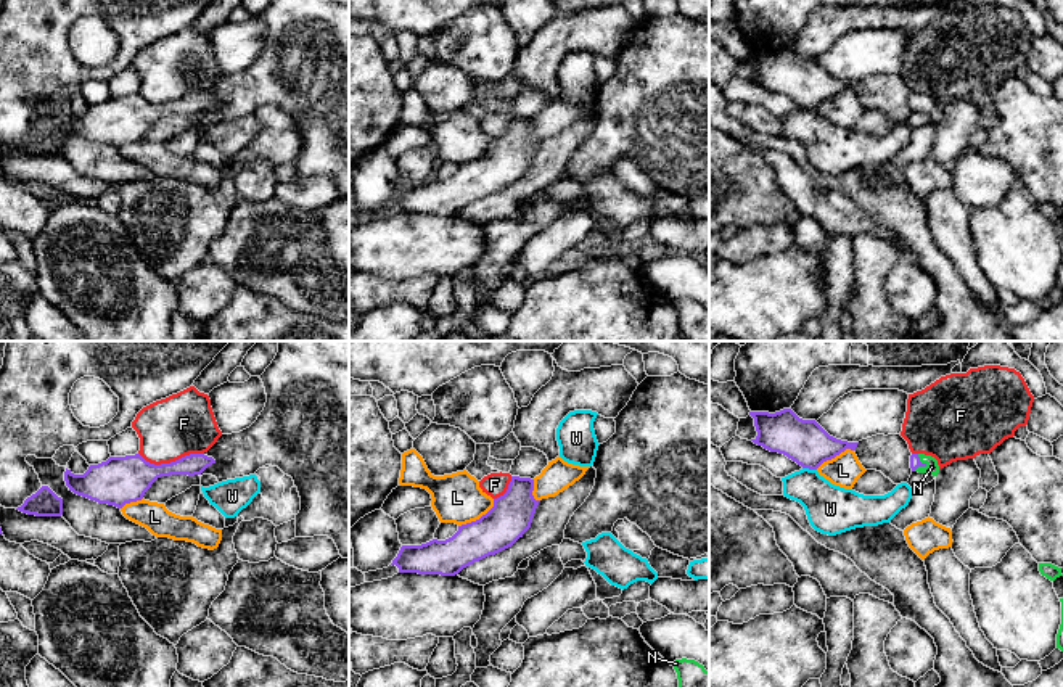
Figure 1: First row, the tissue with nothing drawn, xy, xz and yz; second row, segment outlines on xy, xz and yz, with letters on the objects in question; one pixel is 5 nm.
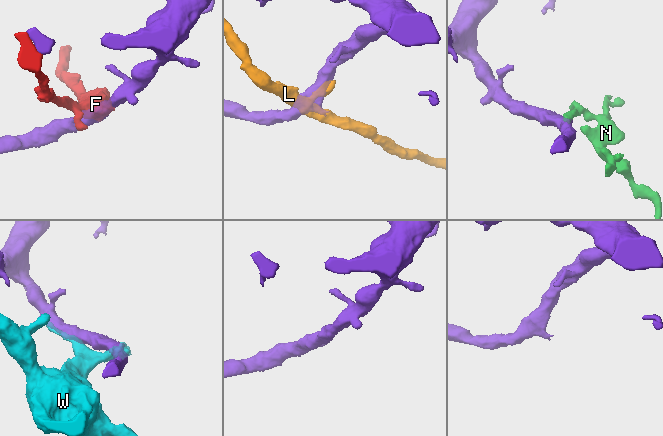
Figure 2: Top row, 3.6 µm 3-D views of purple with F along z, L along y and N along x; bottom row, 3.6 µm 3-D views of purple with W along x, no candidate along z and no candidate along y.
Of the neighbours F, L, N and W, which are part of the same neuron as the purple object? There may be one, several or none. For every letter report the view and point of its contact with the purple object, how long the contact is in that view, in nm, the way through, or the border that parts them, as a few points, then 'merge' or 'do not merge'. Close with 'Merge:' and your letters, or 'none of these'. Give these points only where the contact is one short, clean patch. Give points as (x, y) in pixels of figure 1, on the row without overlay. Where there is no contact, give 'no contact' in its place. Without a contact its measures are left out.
F: meets purple in xy at (171, 102); contact 320 nm long; do not merge
L: meets purple in xz at (480, 158); contact 240 nm long; do not merge
N: meets purple in yz at (922, 103); contact 90 nm long; runs through yz (915, 102), (922, 103), (931, 106); merge
W: meets purple in yz at (809, 108); contact 70 nm long; do not merge
Merge: N

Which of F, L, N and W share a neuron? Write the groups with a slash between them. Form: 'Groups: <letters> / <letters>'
Groups: F / L / N / W

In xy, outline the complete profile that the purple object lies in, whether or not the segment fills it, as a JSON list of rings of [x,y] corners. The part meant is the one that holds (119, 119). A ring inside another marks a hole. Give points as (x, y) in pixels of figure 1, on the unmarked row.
[[[135,93],[109,97],[106,101],[90,105],[84,114],[74,114],[66,108],[64,121],[77,135],[122,148],[125,143],[142,140],[158,117],[201,114],[212,103],[215,103],[212,97],[190,93],[170,103],[154,105]]]

